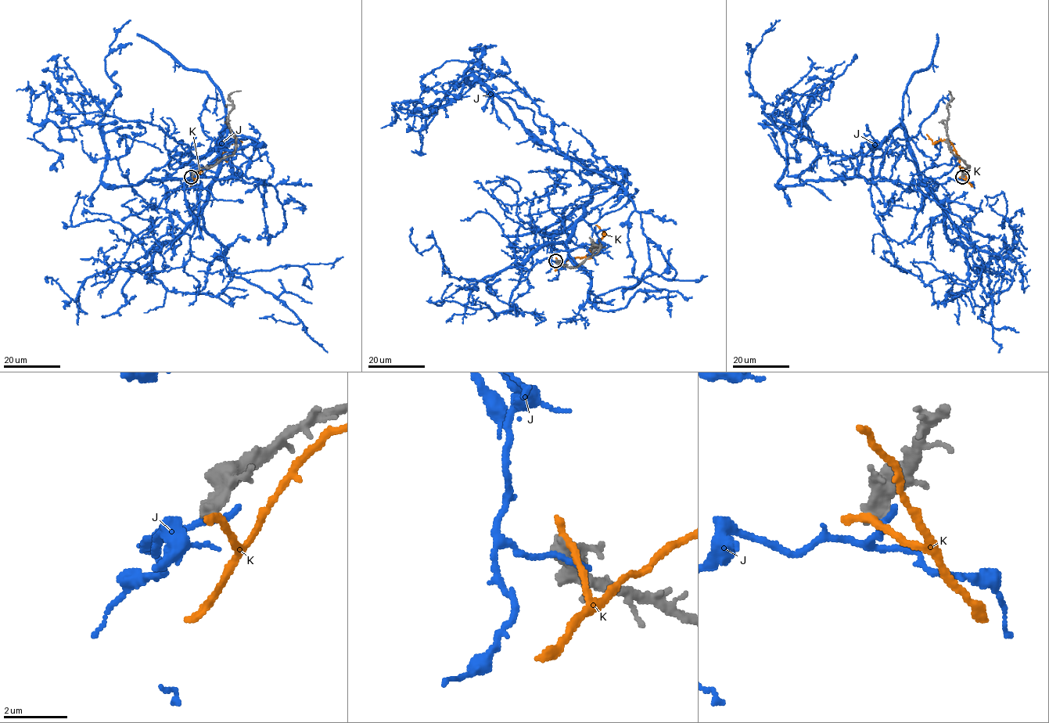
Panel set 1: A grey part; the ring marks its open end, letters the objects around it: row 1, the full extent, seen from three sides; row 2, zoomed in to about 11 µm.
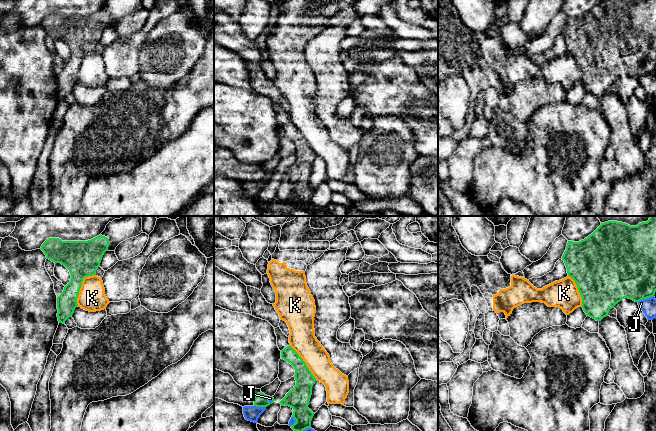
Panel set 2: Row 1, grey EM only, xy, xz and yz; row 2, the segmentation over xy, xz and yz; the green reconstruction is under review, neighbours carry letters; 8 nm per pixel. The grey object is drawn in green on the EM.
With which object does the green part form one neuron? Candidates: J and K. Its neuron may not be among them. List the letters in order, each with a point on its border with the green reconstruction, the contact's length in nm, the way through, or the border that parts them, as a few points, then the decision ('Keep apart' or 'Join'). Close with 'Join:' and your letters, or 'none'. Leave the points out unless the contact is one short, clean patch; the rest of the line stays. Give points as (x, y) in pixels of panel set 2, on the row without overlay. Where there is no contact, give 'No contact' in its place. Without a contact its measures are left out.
J: Touches green at yz (645, 74). Shared border 140 nm. Keep apart
K: Touches green at xy (80, 62). Shared border 300 nm. Keep apart
Join: none

